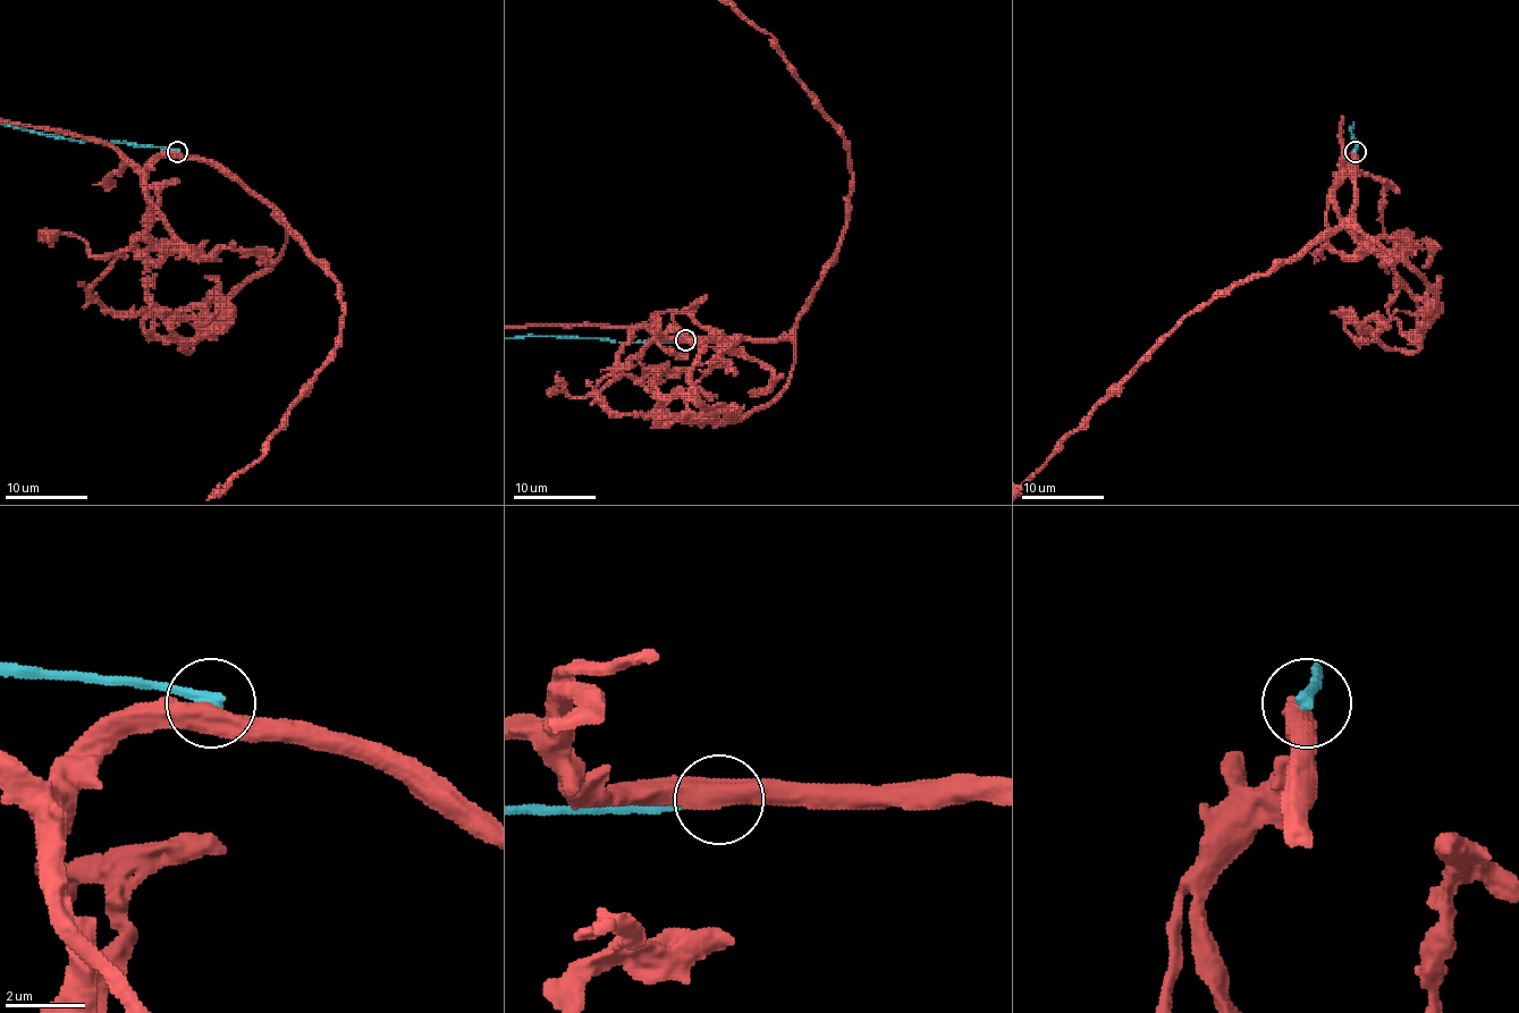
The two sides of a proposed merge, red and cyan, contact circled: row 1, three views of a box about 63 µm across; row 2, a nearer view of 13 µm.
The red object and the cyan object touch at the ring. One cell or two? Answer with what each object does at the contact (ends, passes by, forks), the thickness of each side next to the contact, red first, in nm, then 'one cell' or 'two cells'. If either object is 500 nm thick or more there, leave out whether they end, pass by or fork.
500/360 nm | two cells

